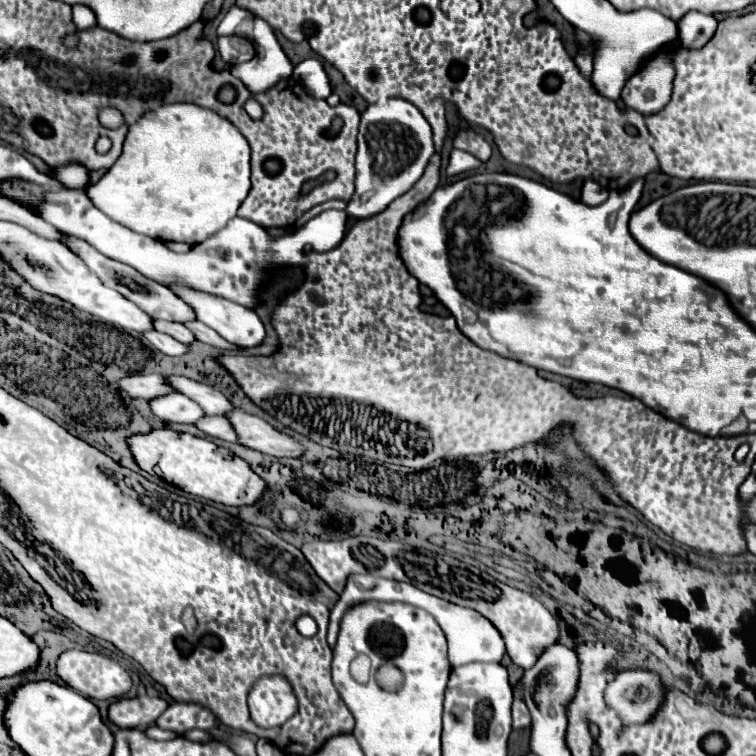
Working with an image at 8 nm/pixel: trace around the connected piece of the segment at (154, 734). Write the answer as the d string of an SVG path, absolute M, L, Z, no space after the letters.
M150 726L150 728L146 728L146 732L144 732L148 738L152 738L152 740L172 740L172 738L176 738L178 734L172 734L172 732L168 732L168 730L160 730L158 726Z

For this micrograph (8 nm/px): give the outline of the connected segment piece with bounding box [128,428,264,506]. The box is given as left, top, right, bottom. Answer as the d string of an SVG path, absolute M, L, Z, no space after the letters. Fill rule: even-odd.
M170 428L150 430L146 434L130 436L128 446L136 464L142 470L146 470L148 474L157 474L164 482L212 502L228 506L254 504L264 490L264 480L258 478L258 474L254 474L242 458L226 448L216 446L210 440L192 434L174 432Z

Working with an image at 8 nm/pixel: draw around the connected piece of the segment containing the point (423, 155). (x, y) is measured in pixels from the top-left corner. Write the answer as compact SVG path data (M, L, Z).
M386 98L370 104L362 114L356 154L356 192L345 209L356 220L372 218L388 208L398 196L406 194L424 174L434 154L432 128L422 112L402 98Z

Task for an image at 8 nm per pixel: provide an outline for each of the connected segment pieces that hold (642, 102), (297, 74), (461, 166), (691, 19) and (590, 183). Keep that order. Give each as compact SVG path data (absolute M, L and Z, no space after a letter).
M660 54L650 60L640 72L636 72L622 88L622 102L644 116L660 112L672 94L674 66L668 54Z
M318 58L304 60L302 64L294 66L292 78L314 94L314 98L326 100L332 94L329 78Z
M452 150L446 172L448 172L448 176L454 176L454 174L468 172L468 170L476 170L480 164L482 164L482 162L480 162L478 158L474 158L472 154L462 152L462 150Z
M696 10L686 12L678 22L678 38L682 48L700 48L716 30L716 18Z
M592 178L584 180L584 186L582 186L582 202L588 204L588 206L600 206L604 200L608 198L608 192L600 188L600 184Z

